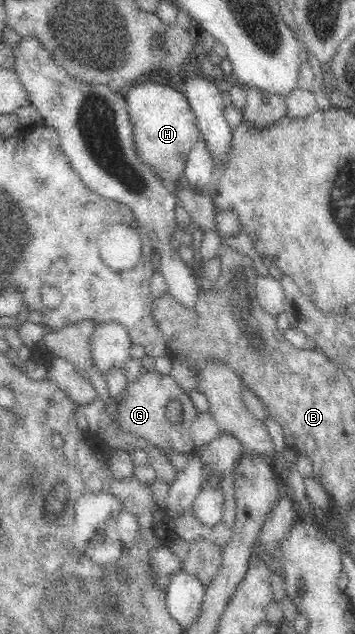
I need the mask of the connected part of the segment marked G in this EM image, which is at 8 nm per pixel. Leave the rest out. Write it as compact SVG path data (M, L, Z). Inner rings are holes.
M155 368L143 369L136 381L128 382L123 396L116 402L117 410L115 415L111 416L111 421L118 432L144 439L152 447L164 452L172 450L174 453L190 455L191 450L196 448L191 439L190 426L198 411L189 395L178 387L170 374L161 375ZM170 403L177 403L179 407L179 418L175 422L168 418Z

